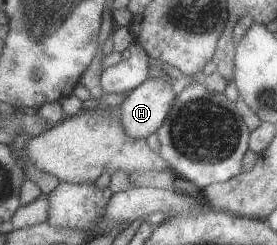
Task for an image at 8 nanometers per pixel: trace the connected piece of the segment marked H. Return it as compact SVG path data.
M144 79L118 105L119 119L125 133L133 139L145 139L155 133L166 118L176 95L166 79Z

